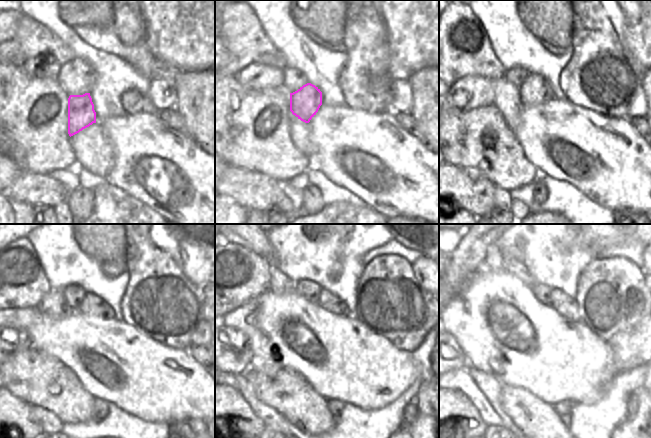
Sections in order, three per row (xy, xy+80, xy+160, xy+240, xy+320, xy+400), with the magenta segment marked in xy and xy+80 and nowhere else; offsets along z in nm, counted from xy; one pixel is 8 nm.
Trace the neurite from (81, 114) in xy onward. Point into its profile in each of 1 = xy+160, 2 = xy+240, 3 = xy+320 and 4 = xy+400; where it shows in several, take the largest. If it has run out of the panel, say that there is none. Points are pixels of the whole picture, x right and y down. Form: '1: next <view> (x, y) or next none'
1: next xy+160 (534, 91)
2: next xy+240 (93, 306)
3: next xy+320 (328, 301)
4: next xy+400 (559, 301)

